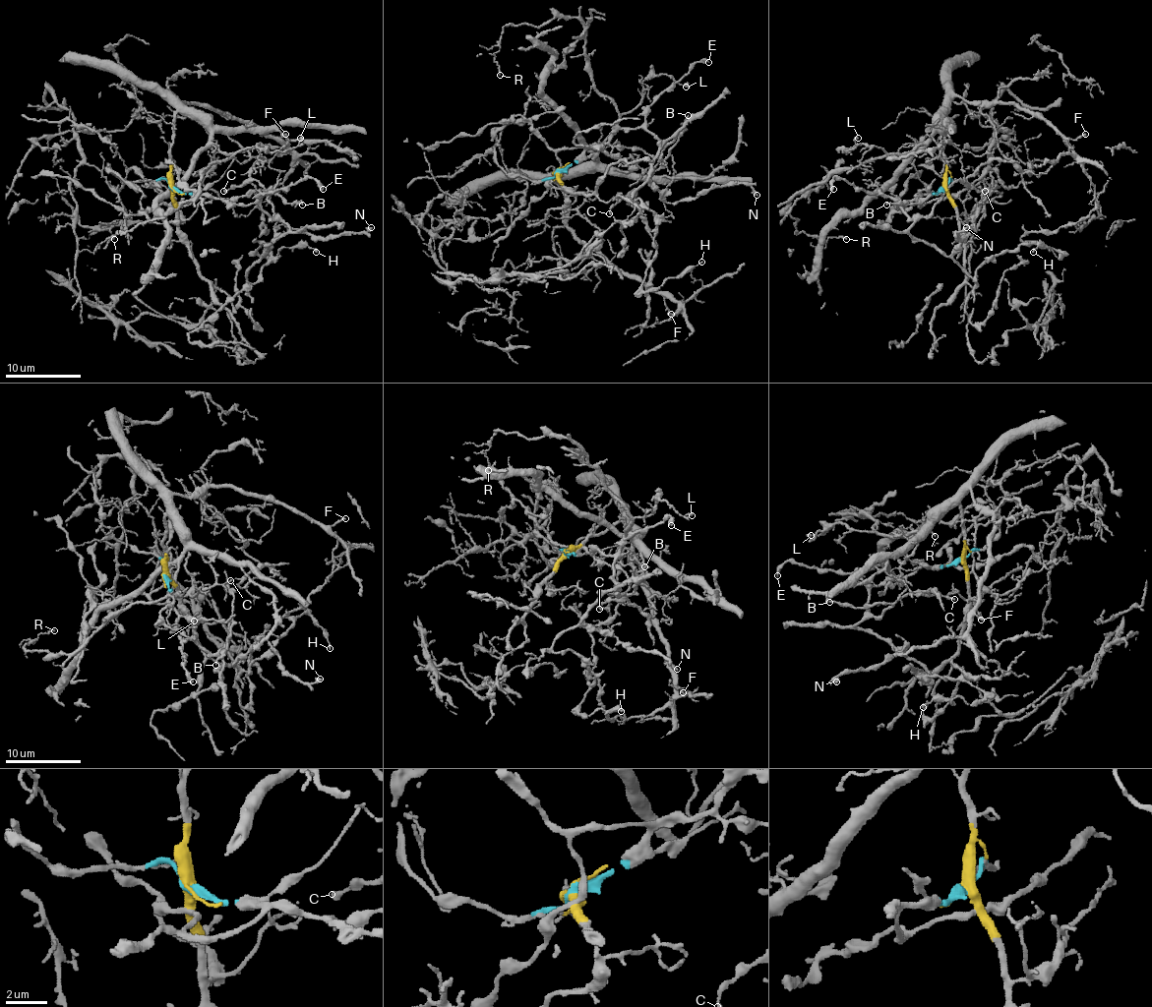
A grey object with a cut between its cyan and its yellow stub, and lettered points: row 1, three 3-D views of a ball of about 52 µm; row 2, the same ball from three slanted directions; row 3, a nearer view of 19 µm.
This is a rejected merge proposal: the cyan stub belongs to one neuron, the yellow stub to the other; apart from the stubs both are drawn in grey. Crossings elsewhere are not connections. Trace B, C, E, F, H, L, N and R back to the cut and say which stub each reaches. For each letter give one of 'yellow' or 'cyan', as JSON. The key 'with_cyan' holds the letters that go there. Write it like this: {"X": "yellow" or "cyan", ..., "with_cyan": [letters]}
{"B": "cyan", "C": "cyan", "E": "cyan", "F": "yellow", "H": "cyan", "L": "yellow", "N": "cyan", "R": "yellow", "with_cyan": ["B", "C", "E", "H", "N"]}

